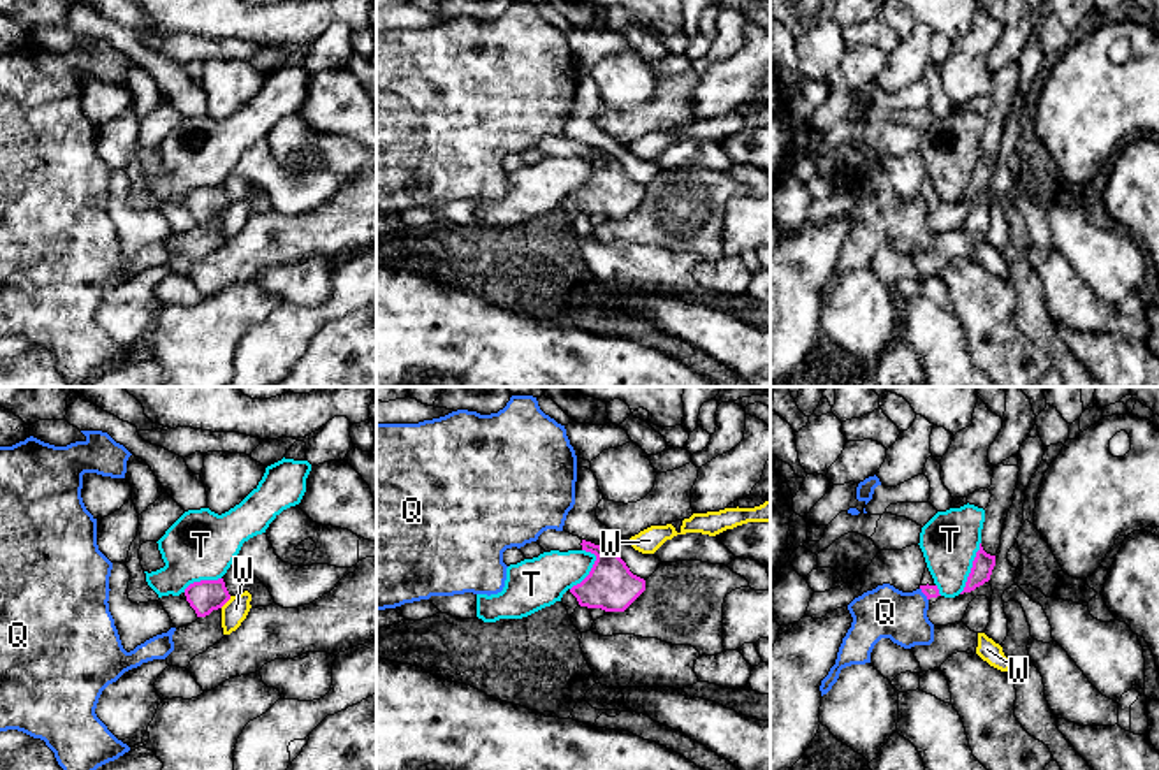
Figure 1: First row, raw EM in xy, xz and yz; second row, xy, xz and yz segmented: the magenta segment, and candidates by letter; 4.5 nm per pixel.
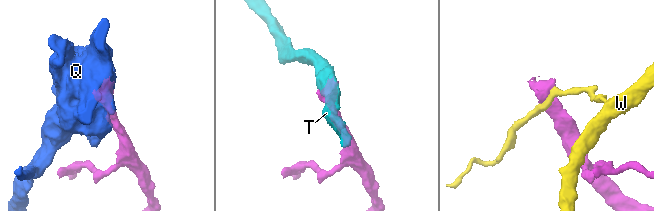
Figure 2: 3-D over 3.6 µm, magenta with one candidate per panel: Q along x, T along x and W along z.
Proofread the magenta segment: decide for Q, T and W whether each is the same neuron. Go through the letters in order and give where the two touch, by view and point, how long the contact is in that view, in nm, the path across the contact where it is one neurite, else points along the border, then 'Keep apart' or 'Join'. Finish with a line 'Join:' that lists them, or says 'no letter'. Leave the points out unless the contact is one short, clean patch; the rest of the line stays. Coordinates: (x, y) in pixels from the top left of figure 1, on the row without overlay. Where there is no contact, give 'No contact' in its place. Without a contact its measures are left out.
Q: Touches magenta at yz (924, 199). Shared border 70 nm. Boundary: yz (920, 194), (927, 206). Keep apart
T: Touches magenta at yz (971, 174). Shared border 260 nm. Keep apart
W: Touches magenta at xy (225, 208). Shared border 80 nm. Boundary: xy (231, 203), (220, 213). Keep apart
Join: no letter

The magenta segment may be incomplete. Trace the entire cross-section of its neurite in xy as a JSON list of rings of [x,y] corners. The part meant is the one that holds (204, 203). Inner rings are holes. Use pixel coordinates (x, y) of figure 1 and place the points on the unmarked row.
[[[223,185],[193,188],[185,195],[185,202],[197,223],[209,222],[230,206]]]

